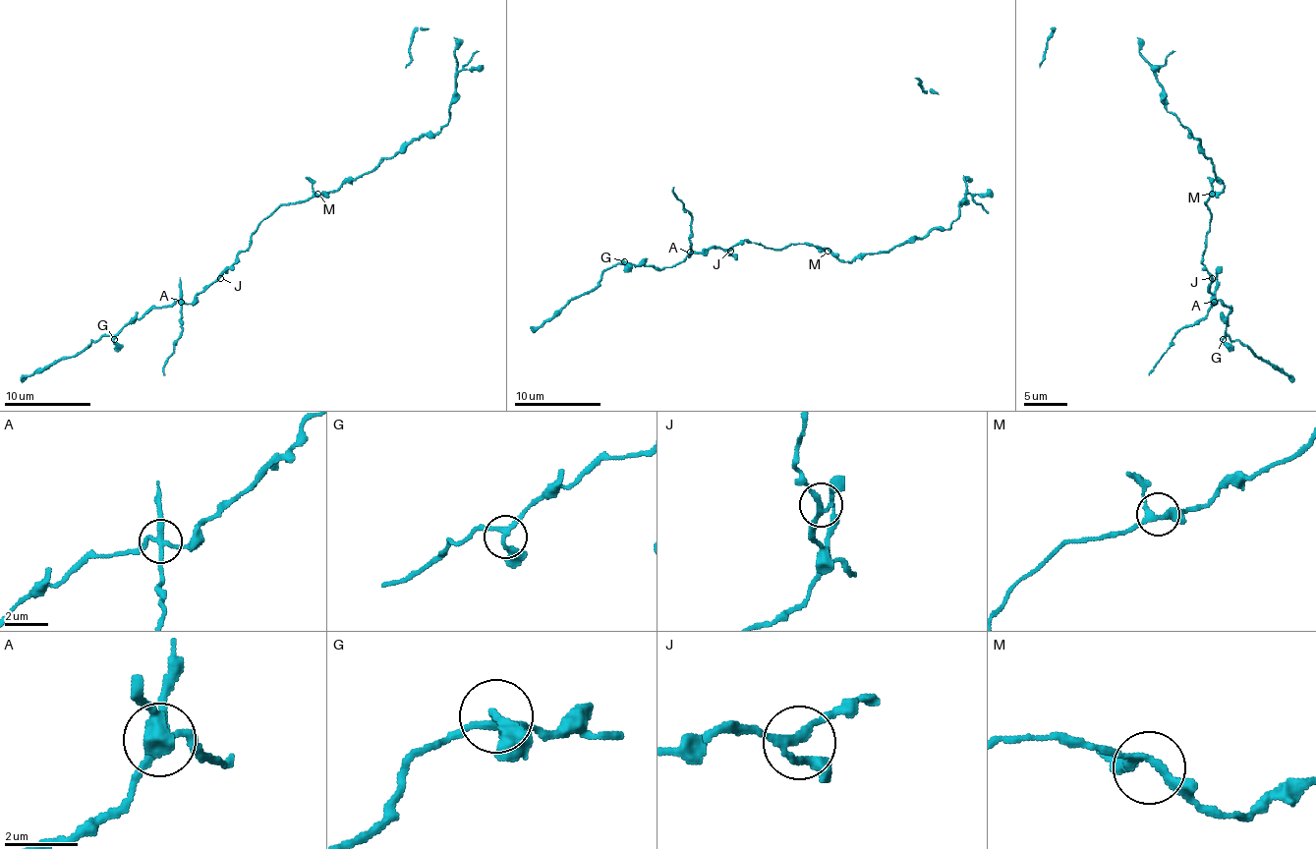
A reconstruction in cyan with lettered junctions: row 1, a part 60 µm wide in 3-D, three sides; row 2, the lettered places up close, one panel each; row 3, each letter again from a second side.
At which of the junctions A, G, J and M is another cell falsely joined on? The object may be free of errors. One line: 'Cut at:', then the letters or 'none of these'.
Cut at: A

